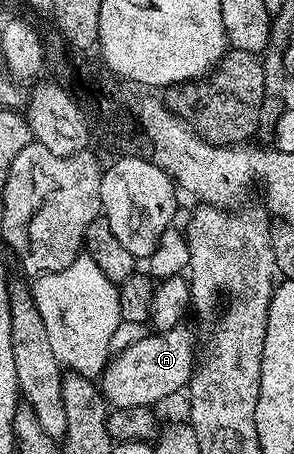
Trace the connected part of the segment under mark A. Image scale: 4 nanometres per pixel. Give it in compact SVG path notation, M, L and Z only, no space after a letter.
M186 326L171 328L168 332L144 335L142 340L130 344L124 352L118 353L104 367L101 373L103 399L107 401L112 409L147 408L152 406L151 404L157 403L158 400L163 400L166 396L171 396L174 392L181 391L182 388L184 391L190 385L191 374L195 370L196 363L197 344L195 348L195 340L191 337L191 332Z

